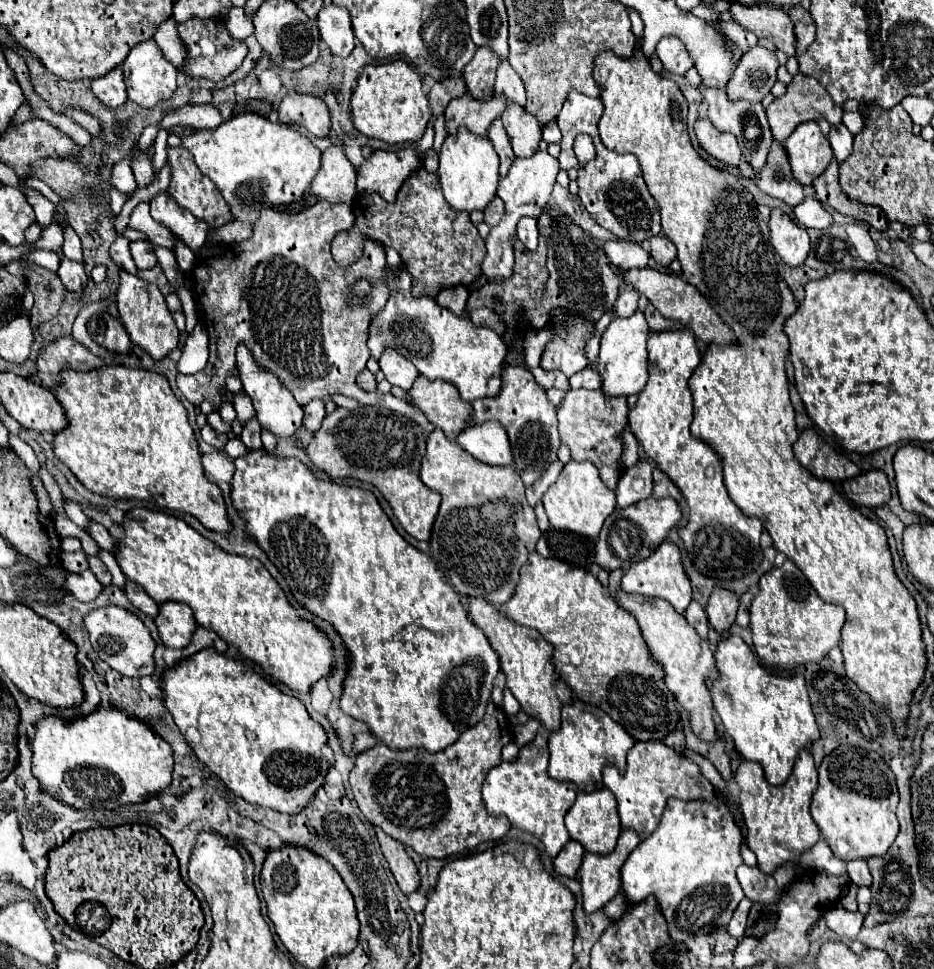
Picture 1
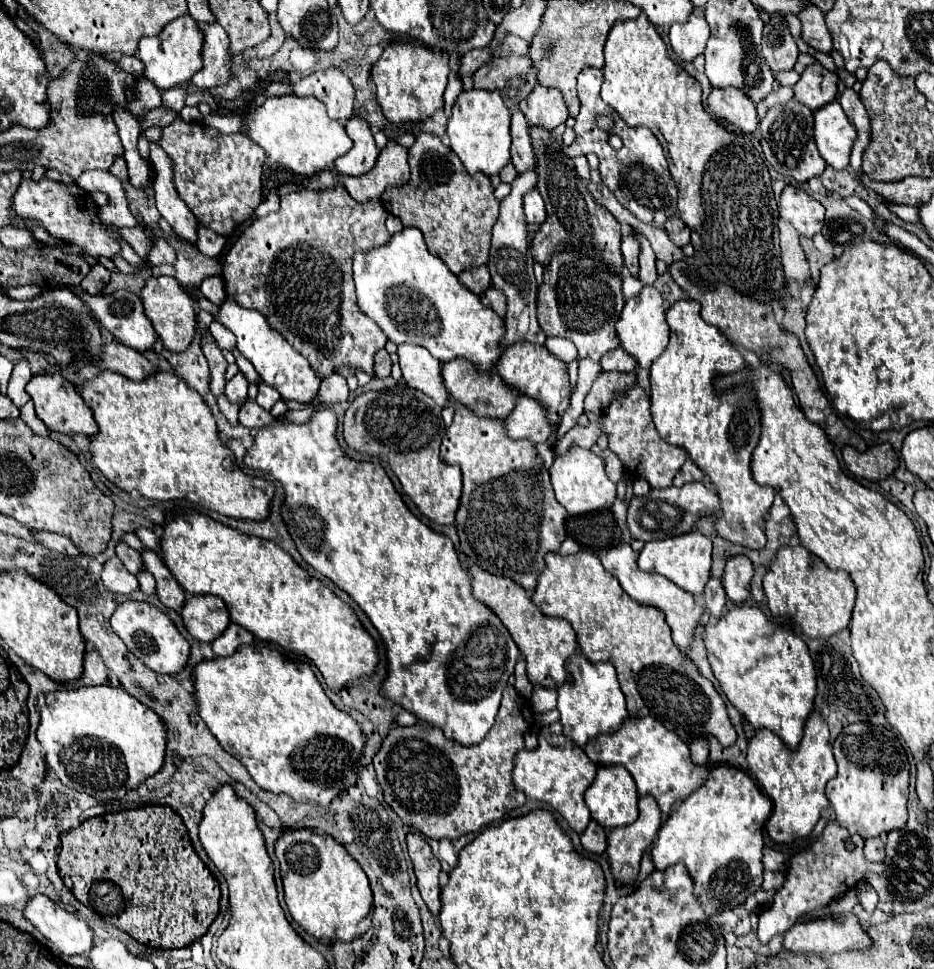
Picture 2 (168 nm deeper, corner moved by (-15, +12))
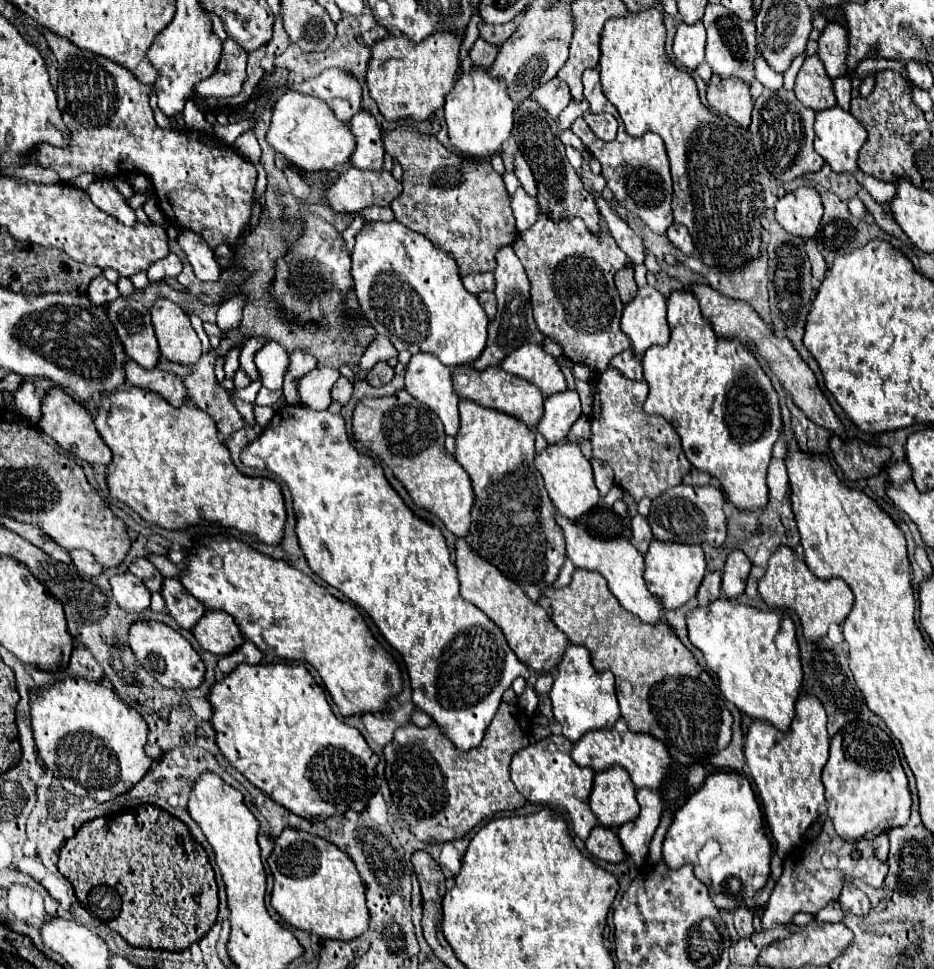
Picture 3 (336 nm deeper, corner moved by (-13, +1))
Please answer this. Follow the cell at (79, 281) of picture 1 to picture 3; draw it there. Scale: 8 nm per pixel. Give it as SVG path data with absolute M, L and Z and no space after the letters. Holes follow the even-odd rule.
M99 275L89 283L87 297L89 301L93 301L93 305L105 305L105 303L115 301L119 297L119 291L113 283L109 283L103 275Z

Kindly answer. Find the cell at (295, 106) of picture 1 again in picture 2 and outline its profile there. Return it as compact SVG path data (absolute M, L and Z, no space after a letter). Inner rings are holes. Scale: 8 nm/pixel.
M339 68L317 70L295 82L291 88L297 96L319 98L327 106L329 116L335 120L349 120L353 116L355 88L347 74Z

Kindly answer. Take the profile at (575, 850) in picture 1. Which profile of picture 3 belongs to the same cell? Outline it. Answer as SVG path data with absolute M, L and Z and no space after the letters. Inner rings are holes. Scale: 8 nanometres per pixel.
M595 827L593 833L589 835L589 839L585 841L587 851L603 861L609 863L619 863L625 861L625 853L621 849L621 843L617 841L617 835L613 829L607 827Z

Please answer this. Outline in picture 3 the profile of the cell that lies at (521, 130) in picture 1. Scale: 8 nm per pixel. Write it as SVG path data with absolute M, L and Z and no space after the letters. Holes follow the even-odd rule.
M551 79L547 81L541 89L537 89L533 95L531 95L553 119L559 117L559 113L571 103L571 95L569 95L569 89L563 81L559 79Z

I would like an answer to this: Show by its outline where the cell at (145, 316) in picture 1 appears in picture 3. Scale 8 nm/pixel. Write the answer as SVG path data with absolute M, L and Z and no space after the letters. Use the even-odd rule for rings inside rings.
M157 299L151 307L151 321L163 357L179 365L193 365L199 361L201 341L177 303Z

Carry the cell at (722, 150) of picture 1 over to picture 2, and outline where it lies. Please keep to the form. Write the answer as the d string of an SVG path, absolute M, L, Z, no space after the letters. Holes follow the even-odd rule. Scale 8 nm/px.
M727 86L727 88L713 88L707 104L711 112L715 112L719 118L725 118L727 122L735 124L741 132L755 132L757 130L757 110L753 100L739 88Z

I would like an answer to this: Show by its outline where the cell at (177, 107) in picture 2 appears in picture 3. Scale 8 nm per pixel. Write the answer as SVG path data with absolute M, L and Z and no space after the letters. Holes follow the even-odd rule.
M225 39L223 41L223 53L221 53L221 61L217 65L217 71L213 75L213 79L201 81L195 85L193 89L193 97L233 97L239 95L245 83L245 65L247 65L247 53L233 41L233 39Z

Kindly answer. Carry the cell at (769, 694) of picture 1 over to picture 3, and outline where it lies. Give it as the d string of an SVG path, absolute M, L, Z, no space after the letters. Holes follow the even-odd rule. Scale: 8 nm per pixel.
M717 599L709 607L697 607L687 615L687 629L691 643L703 653L707 667L717 675L723 697L733 703L741 713L751 719L773 723L779 731L787 733L795 717L795 703L801 695L801 657L795 639L795 625L785 611L759 611L731 599Z

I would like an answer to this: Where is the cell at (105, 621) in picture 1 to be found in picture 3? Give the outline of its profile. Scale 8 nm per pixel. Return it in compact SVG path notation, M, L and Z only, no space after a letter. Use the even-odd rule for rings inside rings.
M135 621L129 627L129 647L135 659L163 685L171 689L195 689L205 675L205 665L187 639L159 621Z

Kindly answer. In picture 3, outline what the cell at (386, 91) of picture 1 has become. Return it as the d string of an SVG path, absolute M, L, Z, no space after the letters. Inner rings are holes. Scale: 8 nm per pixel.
M435 33L421 43L409 41L405 35L391 35L373 45L367 69L367 87L387 121L425 121L445 103L445 93L453 87L459 67L461 35Z

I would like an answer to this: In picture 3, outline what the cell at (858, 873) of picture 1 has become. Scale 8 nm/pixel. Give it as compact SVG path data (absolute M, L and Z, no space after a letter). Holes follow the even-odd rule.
M887 833L879 835L873 839L873 849L875 849L875 857L879 861L885 861L887 859L887 851L889 851L889 839L887 839Z

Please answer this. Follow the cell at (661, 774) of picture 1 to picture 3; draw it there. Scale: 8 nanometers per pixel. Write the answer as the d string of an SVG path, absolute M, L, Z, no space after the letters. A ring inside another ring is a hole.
M619 719L613 725L613 729L609 729L609 731L601 729L601 731L585 733L585 737L581 737L581 741L577 741L573 745L571 757L577 765L581 765L581 767L587 765L595 773L611 769L613 765L621 765L629 773L629 777L637 789L645 787L645 789L659 791L663 787L663 783L671 775L675 775L675 761L673 761L673 757L669 757L669 751L665 749L665 745L661 745L661 741L657 741L655 737L649 737L645 733L629 731L625 719Z

